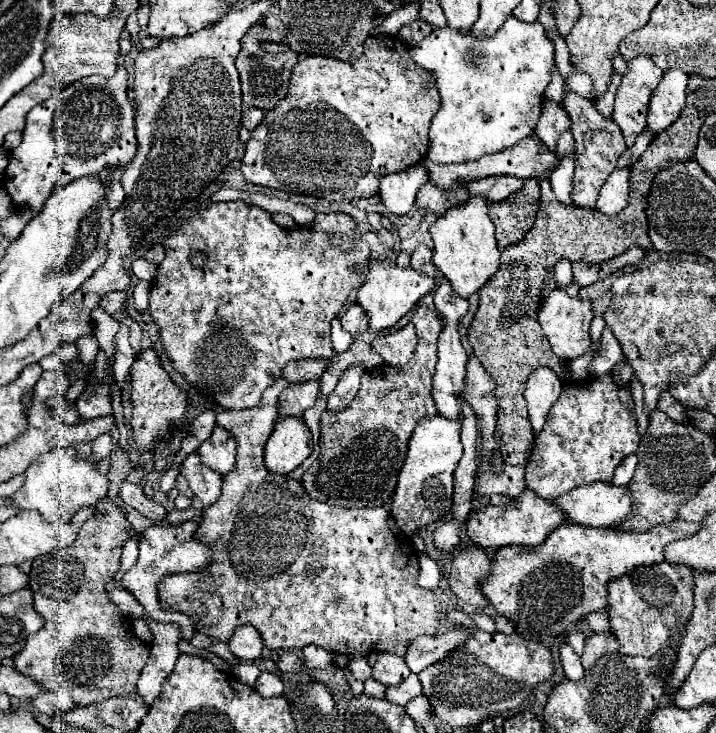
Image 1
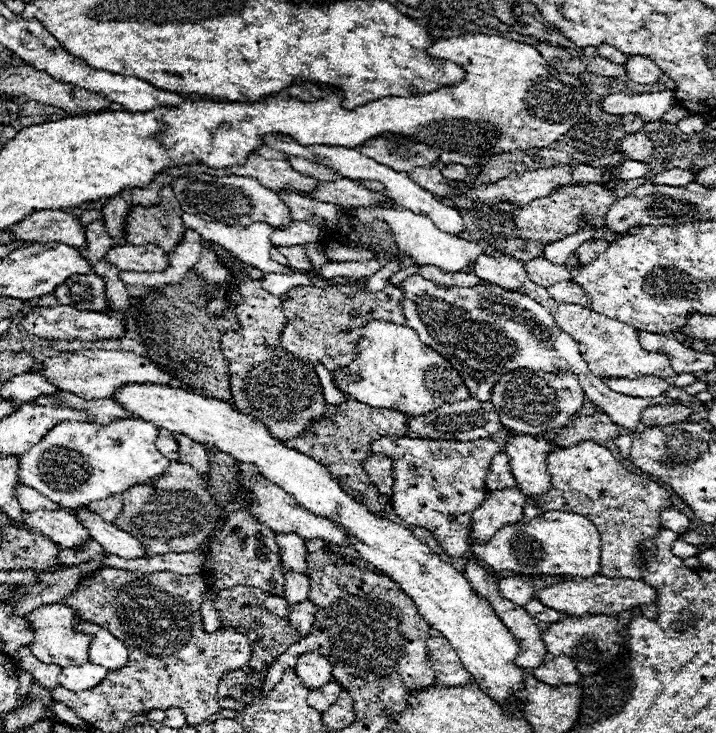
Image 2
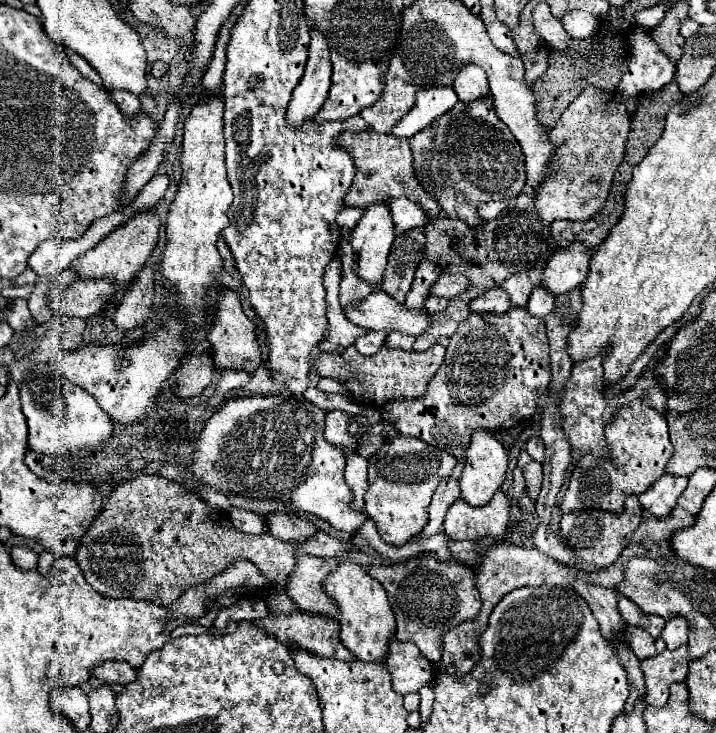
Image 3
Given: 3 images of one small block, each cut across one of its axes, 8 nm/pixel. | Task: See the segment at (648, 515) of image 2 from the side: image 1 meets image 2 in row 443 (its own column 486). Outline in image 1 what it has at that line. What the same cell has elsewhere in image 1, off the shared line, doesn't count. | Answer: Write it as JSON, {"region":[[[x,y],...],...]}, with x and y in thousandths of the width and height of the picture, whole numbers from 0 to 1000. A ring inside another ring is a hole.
{"region":[[[939,709],[933,715],[913,718],[899,726],[874,726],[866,720],[824,720],[813,715],[785,715],[779,718],[754,745],[704,745],[693,753],[687,772],[687,789],[676,794],[673,808],[693,829],[696,838],[707,840],[721,862],[729,868],[754,873],[791,862],[796,851],[816,843],[824,835],[849,835],[849,794],[877,783],[885,775],[922,769],[927,764],[927,748],[939,737],[950,737],[975,723],[978,715],[958,709]]]}

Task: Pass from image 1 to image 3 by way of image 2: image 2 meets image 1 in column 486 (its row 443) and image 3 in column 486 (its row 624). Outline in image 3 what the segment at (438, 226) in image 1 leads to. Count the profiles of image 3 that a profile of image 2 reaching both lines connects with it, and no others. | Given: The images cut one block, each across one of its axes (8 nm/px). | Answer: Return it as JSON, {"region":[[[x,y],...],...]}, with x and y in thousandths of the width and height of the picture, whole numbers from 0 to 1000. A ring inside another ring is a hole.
{"region":[[[665,587],[659,592],[656,608],[651,614],[651,636],[642,649],[642,666],[645,666],[645,682],[656,690],[676,690],[687,682],[690,671],[704,660],[709,641],[709,622],[698,603],[693,603],[684,592],[684,587]]]}

